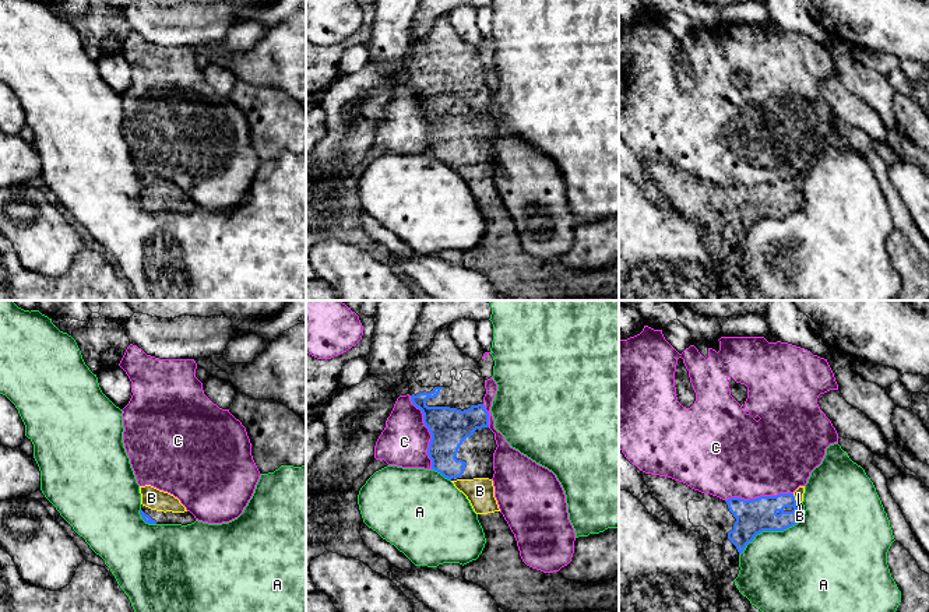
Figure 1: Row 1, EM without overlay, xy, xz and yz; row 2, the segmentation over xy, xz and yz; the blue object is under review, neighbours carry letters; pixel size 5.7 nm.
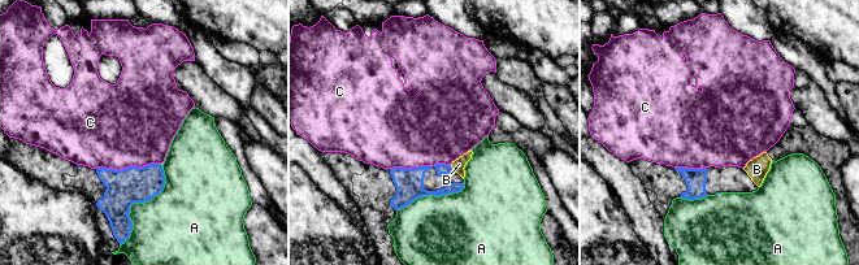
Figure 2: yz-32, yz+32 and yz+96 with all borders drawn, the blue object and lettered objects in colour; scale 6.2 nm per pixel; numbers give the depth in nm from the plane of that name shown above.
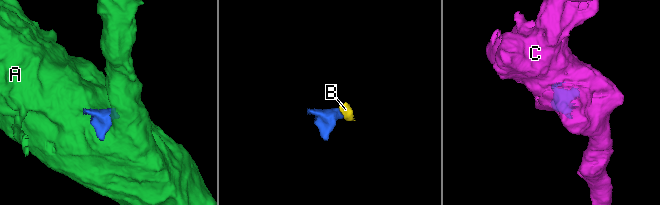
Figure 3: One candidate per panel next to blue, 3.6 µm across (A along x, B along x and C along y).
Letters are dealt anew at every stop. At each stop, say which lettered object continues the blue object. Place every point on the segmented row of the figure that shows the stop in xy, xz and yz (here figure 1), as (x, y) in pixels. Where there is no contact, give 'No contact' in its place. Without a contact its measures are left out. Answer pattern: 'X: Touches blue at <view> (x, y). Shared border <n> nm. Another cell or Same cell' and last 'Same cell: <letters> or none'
A: Touches blue at yz (773, 530). Shared border 460 nm. Another cell
B: Touches blue at yz (794, 498). Shared border 50 nm. Same cell
C: Touches blue at xz (429, 431). Shared border 440 nm. Another cell
Same cell: B

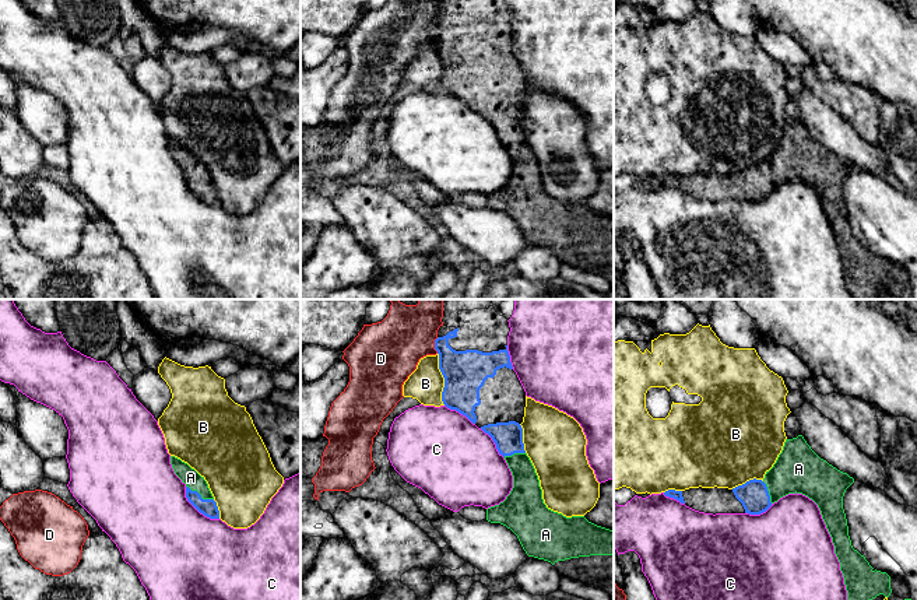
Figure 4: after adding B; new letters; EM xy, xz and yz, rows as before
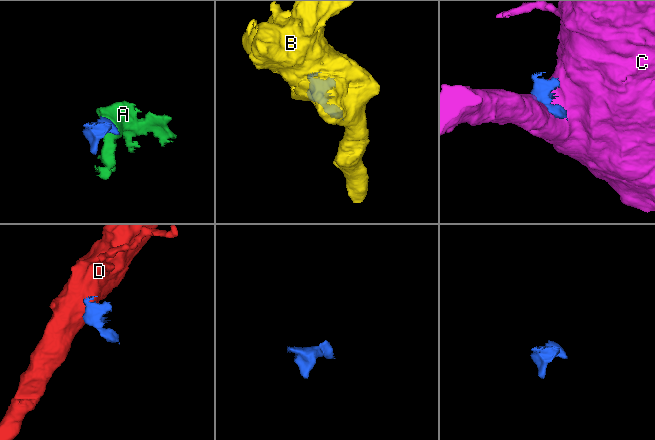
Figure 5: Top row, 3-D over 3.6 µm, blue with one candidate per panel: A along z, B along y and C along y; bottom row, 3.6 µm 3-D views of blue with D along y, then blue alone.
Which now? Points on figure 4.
A: Touches blue at xy (200, 495). Shared border 180 nm. Same cell
B: Touches blue at xz (445, 379). Shared border 300 nm. Another cell
C: Touches blue at xy (197, 509). Shared border 280 nm. Another cell
D: Touches blue at xz (435, 346). Shared border 100 nm. Another cell
Same cell: A

